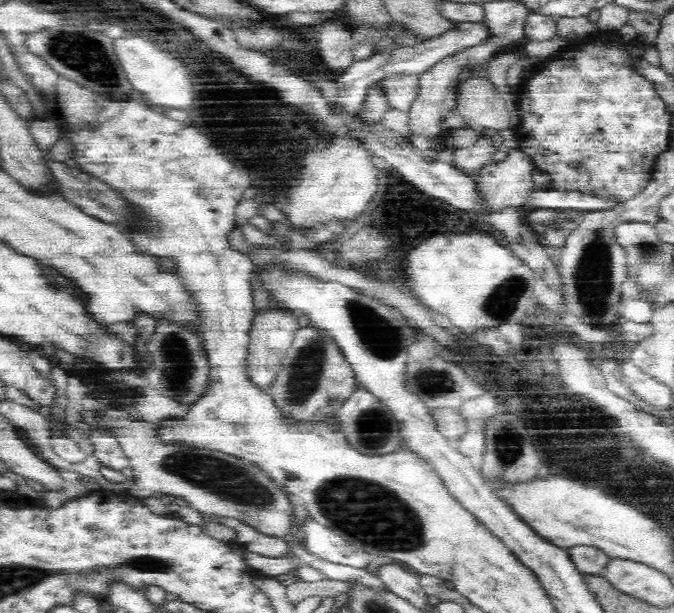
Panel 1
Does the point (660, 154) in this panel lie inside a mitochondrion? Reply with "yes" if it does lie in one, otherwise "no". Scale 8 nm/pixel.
no

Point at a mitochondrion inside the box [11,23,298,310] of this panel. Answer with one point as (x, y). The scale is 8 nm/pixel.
(84, 54)

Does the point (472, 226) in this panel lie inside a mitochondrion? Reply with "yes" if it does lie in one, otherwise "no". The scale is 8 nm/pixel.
no

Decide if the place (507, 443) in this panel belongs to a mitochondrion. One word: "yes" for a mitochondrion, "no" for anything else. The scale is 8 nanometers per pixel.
yes

